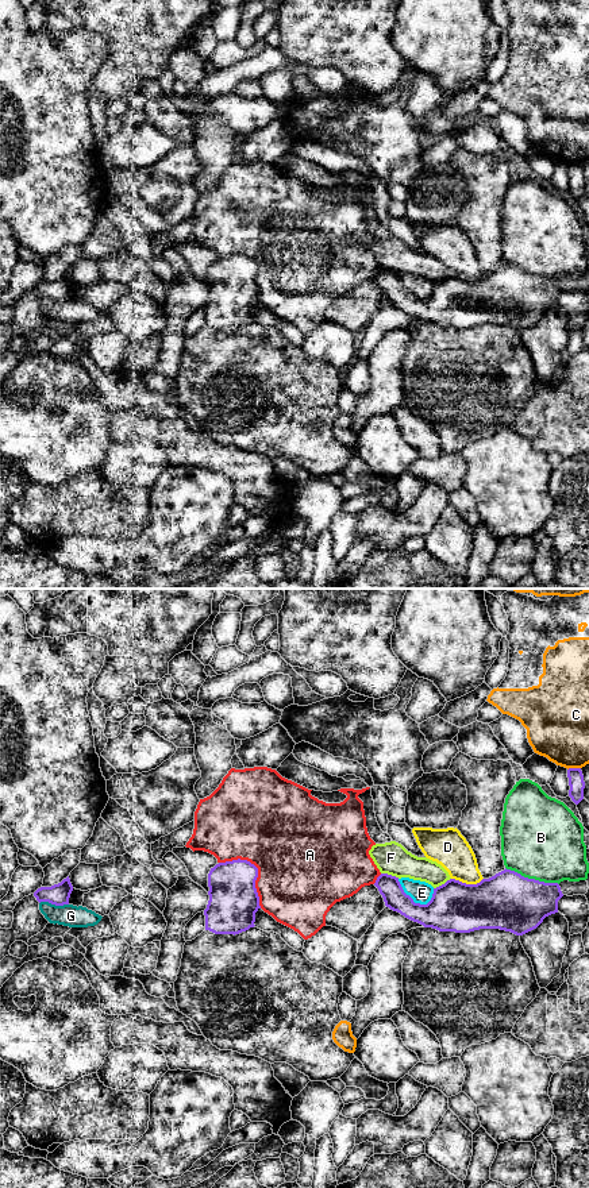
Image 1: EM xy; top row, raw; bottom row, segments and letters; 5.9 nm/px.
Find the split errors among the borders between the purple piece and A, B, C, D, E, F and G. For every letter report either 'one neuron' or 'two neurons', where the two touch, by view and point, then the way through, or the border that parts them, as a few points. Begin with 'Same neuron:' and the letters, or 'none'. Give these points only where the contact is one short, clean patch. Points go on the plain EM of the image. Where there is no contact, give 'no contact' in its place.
Same neuron: none
A: two neurons; meets purple in xy at (257, 265)
B: two neurons; meets purple in xy at (532, 274)
C: two neurons; meets purple in xy at (573, 164)
D: two neurons; meets purple in xy at (468, 280)
E: two neurons; meets purple in xy at (412, 294); border along xy (397, 274), (401, 284), (415, 297), (427, 299), (431, 294)
F: two neurons; meets purple in xy at (391, 270)
G: two neurons; meets purple in xy at (54, 299); border along xy (39, 297), (68, 300)

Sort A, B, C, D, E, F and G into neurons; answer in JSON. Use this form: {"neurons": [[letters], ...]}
{"neurons": [["A", "G"], ["B"], ["C"], ["D"], ["E"], ["F"]]}

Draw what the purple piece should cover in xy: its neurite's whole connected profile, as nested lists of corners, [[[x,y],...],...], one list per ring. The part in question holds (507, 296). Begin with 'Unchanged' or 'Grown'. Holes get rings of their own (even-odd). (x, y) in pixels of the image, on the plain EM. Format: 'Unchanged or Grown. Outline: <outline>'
Unchanged. Outline: [[[504,265],[477,279],[466,279],[455,274],[434,284],[427,300],[415,298],[407,290],[399,273],[381,269],[374,281],[384,293],[385,301],[405,313],[439,327],[470,328],[480,324],[500,324],[523,331],[536,324],[546,312],[558,308],[558,296],[563,292],[558,278],[544,278],[528,274],[520,269]]]

